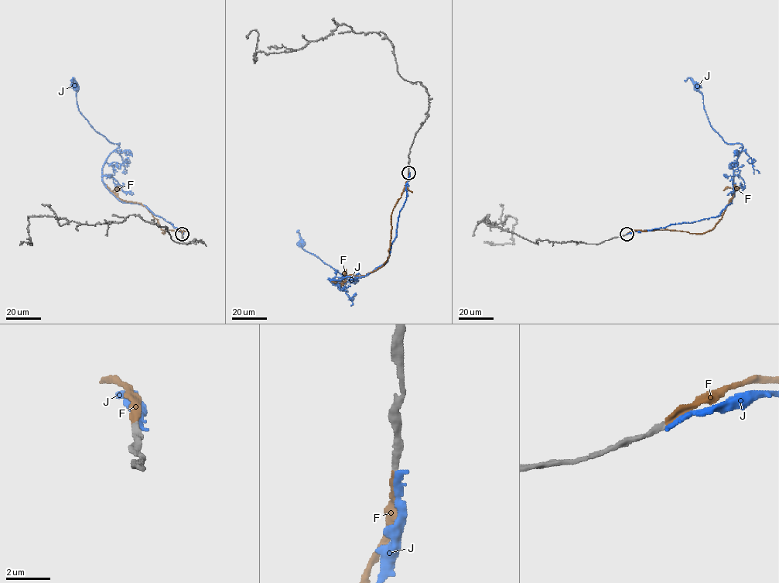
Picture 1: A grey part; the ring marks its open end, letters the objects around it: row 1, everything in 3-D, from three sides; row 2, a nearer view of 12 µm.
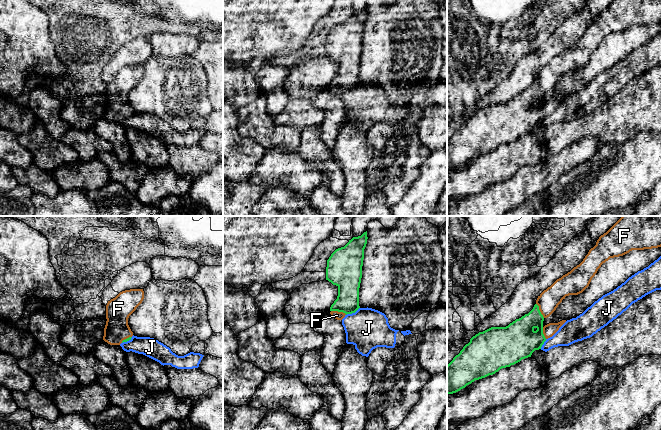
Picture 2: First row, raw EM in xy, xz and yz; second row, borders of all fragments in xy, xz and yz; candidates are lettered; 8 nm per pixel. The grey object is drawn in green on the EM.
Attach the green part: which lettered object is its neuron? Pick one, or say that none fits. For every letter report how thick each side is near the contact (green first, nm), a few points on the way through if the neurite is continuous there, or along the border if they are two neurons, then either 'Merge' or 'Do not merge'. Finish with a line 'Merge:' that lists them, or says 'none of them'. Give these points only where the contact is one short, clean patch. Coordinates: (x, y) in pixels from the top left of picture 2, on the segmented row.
F: Thickness 190 nm (green) against 70 nm. Path across: xz (348, 282), (348, 299), (339, 311), (337, 315). Merge
J: Thickness 190 nm (green) against 320 nm. Boundary: xz (359, 307), (354, 312), (346, 315). Do not merge
Merge: F

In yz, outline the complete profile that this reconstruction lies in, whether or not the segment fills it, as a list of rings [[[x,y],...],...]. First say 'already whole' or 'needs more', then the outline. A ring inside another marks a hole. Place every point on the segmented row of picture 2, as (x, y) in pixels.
needs more; [[[622,216],[606,233],[599,237],[596,245],[589,250],[588,254],[579,265],[557,279],[538,296],[536,304],[528,314],[516,319],[506,327],[491,327],[483,332],[479,332],[470,339],[470,342],[466,344],[460,353],[447,365],[447,394],[456,393],[475,380],[493,375],[502,368],[510,367],[520,362],[522,359],[531,357],[535,350],[541,349],[544,342],[552,337],[566,322],[566,320],[562,320],[558,323],[549,323],[544,326],[544,319],[549,317],[556,310],[566,296],[582,293],[589,286],[592,278],[601,265],[610,258],[623,256],[632,250],[644,250],[658,247],[661,247],[661,216]]]

